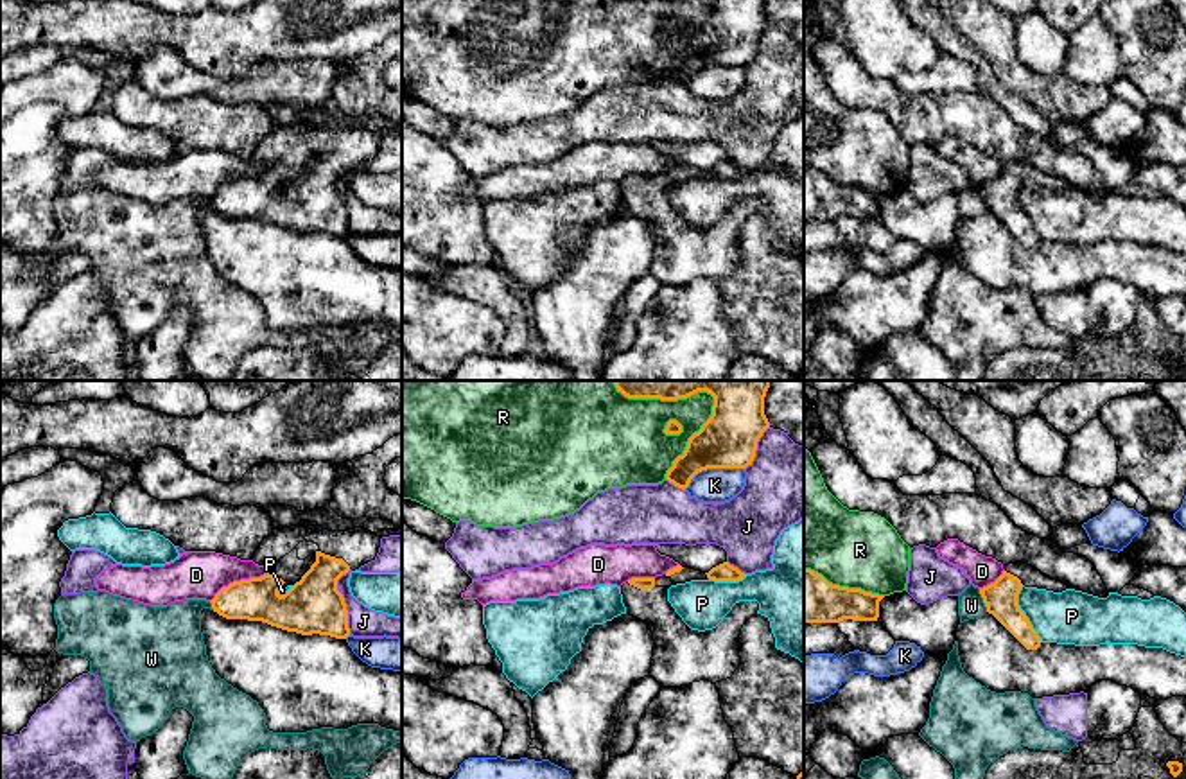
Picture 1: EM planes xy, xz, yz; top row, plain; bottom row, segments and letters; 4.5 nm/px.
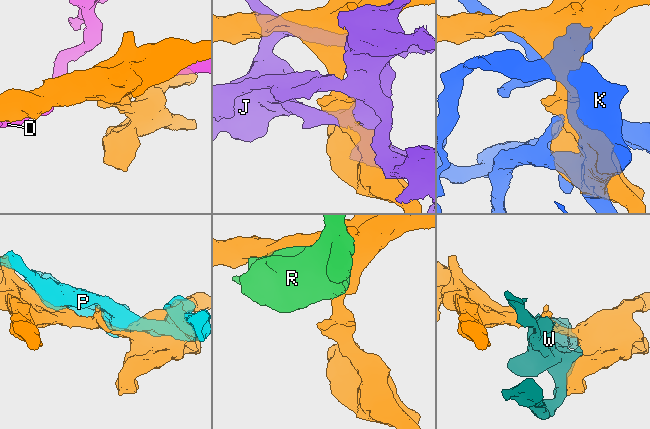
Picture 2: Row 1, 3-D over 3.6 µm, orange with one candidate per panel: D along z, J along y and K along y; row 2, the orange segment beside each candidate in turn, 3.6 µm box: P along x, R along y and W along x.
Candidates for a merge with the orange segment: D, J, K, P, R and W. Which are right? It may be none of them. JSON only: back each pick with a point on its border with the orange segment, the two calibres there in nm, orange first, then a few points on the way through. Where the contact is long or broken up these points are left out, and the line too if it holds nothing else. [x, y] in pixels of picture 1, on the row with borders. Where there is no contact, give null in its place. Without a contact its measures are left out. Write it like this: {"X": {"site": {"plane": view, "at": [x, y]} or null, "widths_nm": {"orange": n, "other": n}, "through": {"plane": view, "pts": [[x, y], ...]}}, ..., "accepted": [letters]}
{"accepted": []}

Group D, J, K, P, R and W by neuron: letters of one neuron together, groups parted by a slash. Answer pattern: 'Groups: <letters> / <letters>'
Groups: D / J / K / P / R / W

